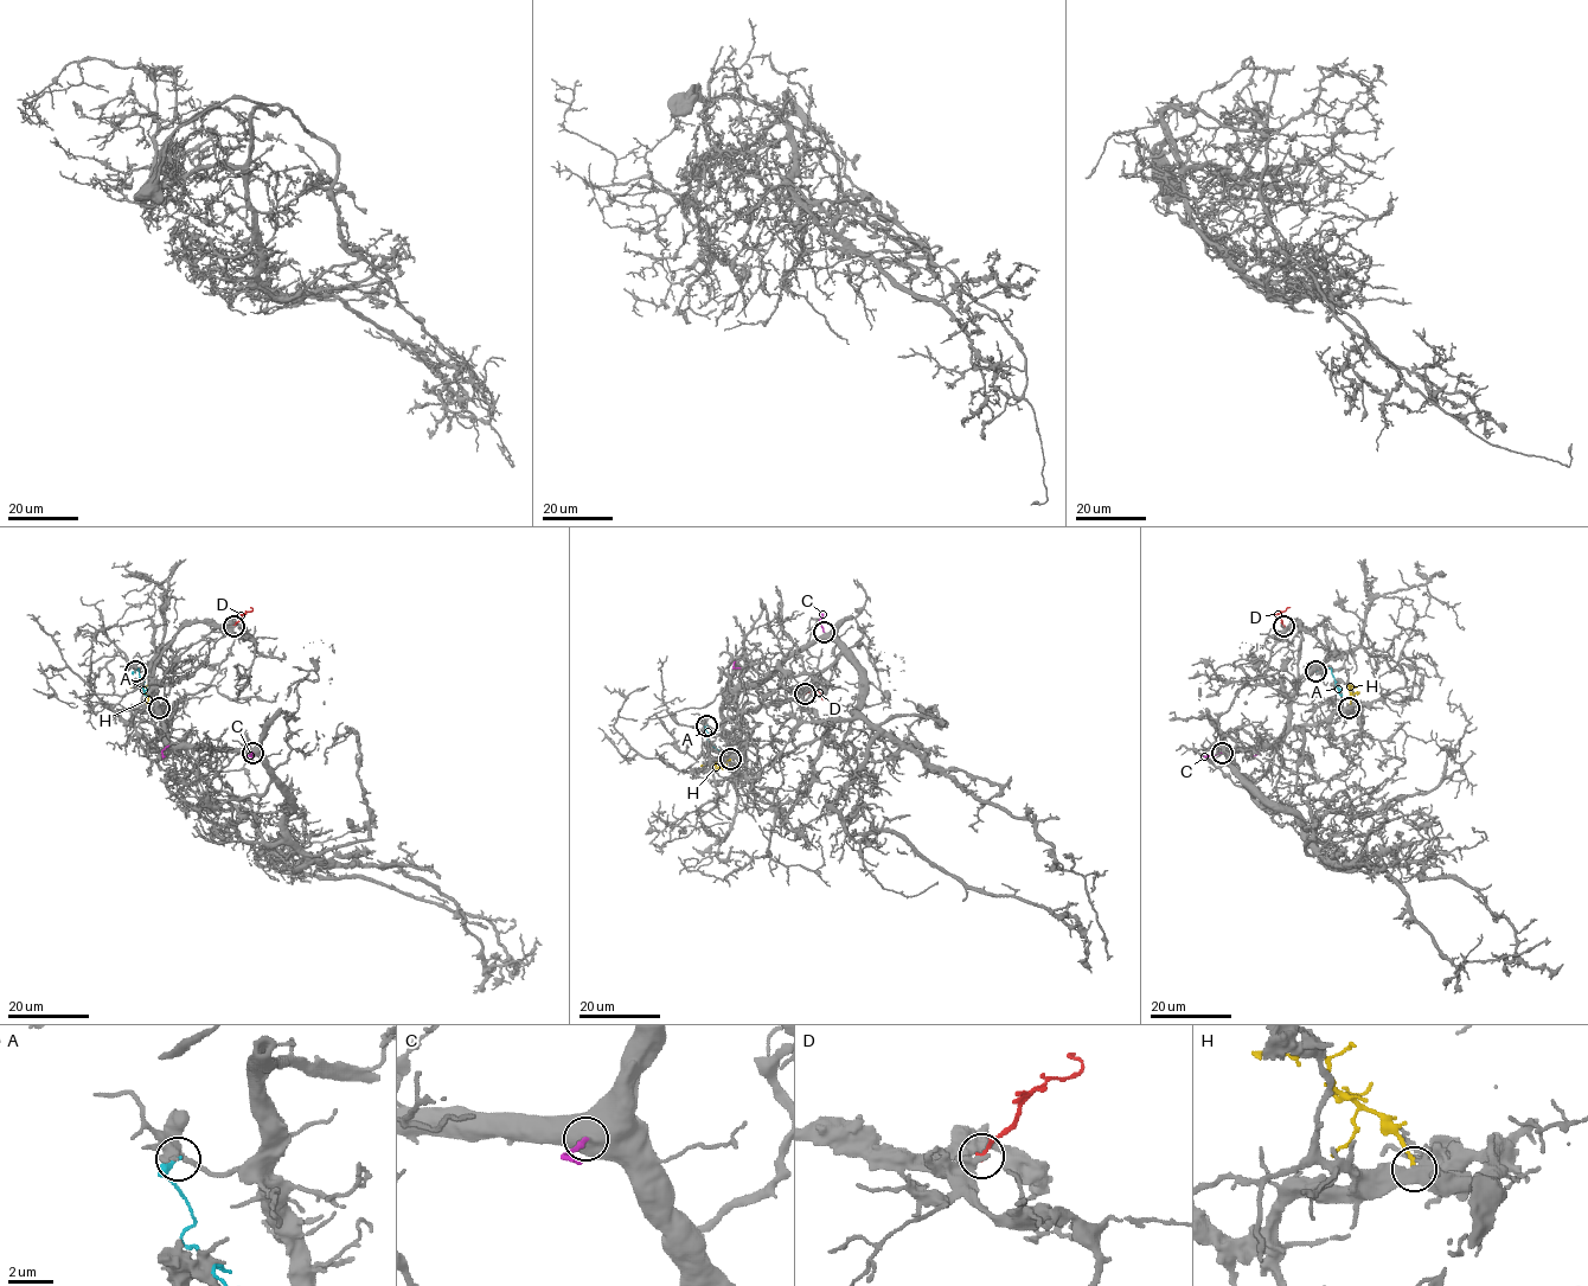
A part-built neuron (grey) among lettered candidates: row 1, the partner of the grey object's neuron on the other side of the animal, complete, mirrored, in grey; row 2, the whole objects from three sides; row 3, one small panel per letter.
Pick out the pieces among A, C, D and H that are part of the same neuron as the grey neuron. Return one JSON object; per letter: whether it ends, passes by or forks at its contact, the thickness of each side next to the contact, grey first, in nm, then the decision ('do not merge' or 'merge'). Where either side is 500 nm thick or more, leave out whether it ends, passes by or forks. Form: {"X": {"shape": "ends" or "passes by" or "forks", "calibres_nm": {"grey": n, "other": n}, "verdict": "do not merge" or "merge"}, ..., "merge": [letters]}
{"A": {"shape": "ends", "calibres_nm": {"grey": 170, "other": 280}, "verdict": "do not merge"}, "C": {"calibres_nm": {"grey": 550, "other": 160}, "verdict": "do not merge"}, "D": {"shape": "ends", "calibres_nm": {"grey": 400, "other": 170}, "verdict": "do not merge"}, "H": {"shape": "ends", "calibres_nm": {"grey": 420, "other": 180}, "verdict": "do not merge"}, "merge": []}

